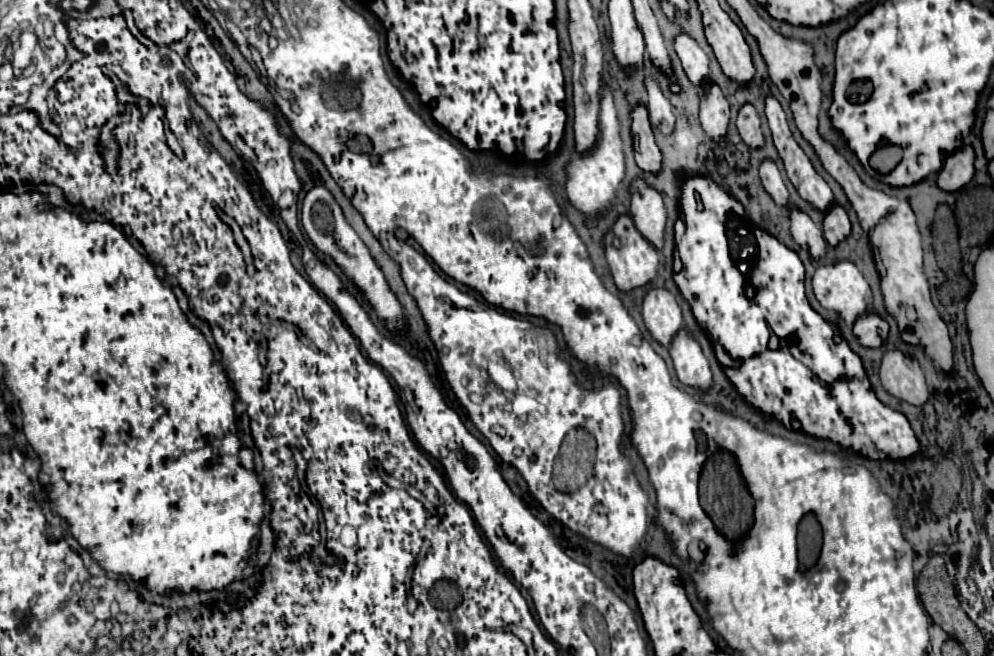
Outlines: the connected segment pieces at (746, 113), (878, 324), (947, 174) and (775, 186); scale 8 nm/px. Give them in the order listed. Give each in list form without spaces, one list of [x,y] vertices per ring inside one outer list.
[[[745,103],[739,109],[737,115],[737,131],[741,135],[741,139],[749,145],[749,147],[761,147],[763,145],[763,133],[759,127],[759,115],[755,111],[753,105]]]
[[[865,313],[857,317],[853,333],[865,347],[879,347],[885,343],[889,333],[889,323],[881,319],[877,313]]]
[[[963,147],[959,151],[955,151],[955,155],[951,155],[951,159],[947,159],[947,163],[943,165],[943,169],[939,171],[939,179],[937,185],[943,191],[957,191],[963,185],[967,185],[975,173],[975,151],[973,147]]]
[[[763,159],[761,161],[759,177],[761,177],[761,183],[763,183],[765,191],[775,199],[775,203],[779,203],[781,207],[789,207],[789,193],[787,193],[787,187],[785,187],[773,159]]]

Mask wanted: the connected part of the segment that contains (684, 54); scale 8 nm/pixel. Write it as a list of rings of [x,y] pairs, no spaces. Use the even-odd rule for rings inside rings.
[[[679,33],[673,37],[673,49],[675,49],[677,57],[681,59],[681,65],[687,73],[689,81],[699,85],[709,75],[709,61],[707,61],[707,55],[703,53],[703,49],[687,33]]]

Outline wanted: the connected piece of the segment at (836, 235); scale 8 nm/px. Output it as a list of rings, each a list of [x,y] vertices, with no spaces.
[[[833,203],[823,219],[823,237],[829,245],[837,245],[851,233],[851,223],[843,207]]]

